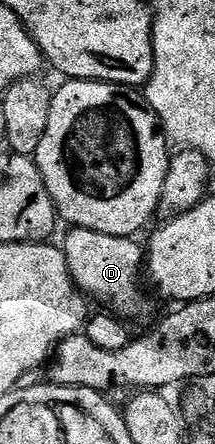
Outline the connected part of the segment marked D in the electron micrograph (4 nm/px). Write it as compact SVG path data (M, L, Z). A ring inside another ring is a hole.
M74 227L66 231L67 238L61 241L61 248L76 289L92 302L104 301L110 312L124 319L141 316L147 309L147 297L139 282L139 273L141 277L145 269L144 246L138 245L135 237L105 235L101 231Z

